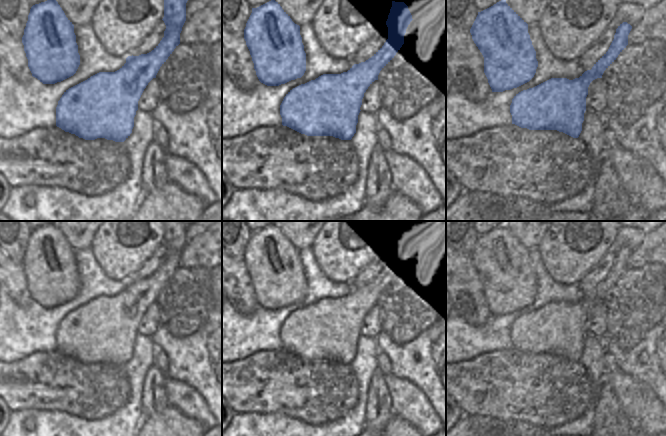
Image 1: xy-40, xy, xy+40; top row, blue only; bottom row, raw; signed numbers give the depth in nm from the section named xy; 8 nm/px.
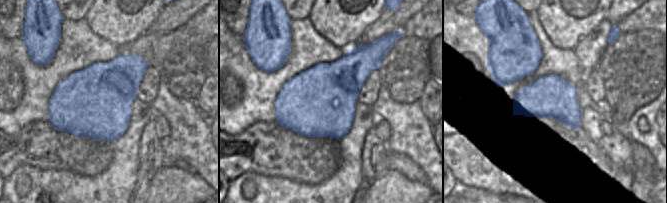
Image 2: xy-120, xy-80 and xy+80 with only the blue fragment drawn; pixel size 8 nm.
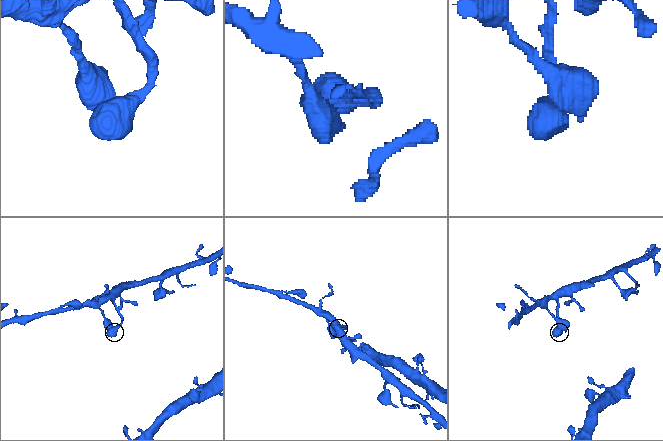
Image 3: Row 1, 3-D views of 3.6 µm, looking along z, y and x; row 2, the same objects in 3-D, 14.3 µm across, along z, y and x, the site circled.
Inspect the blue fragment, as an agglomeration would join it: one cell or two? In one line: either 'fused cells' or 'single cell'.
single cell

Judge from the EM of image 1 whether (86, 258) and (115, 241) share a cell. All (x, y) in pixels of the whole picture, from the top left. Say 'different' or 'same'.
different

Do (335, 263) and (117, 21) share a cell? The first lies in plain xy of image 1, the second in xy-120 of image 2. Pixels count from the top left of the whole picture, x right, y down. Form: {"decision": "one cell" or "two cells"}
{"decision": "one cell"}

